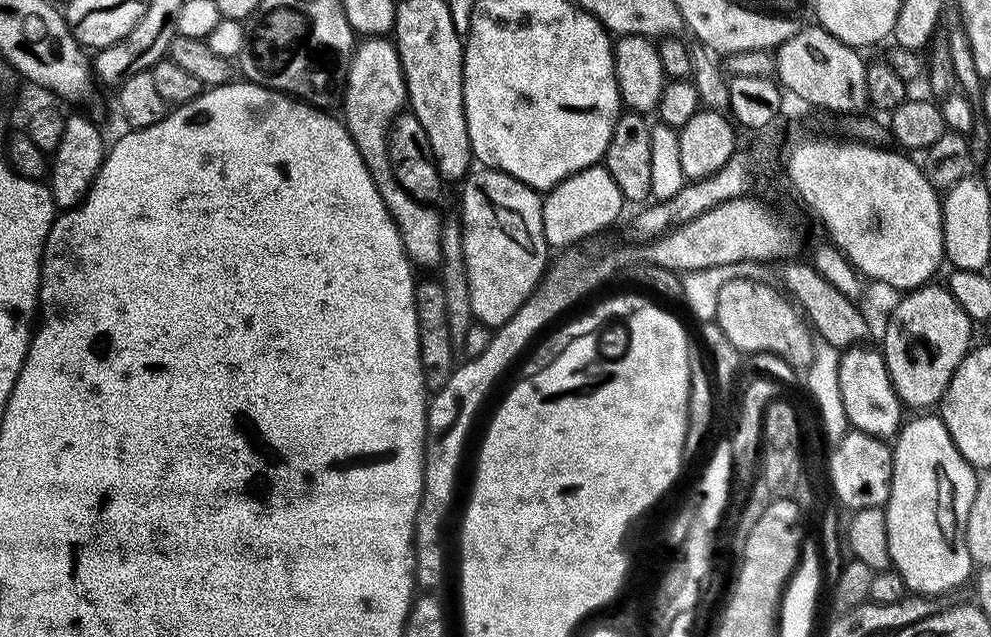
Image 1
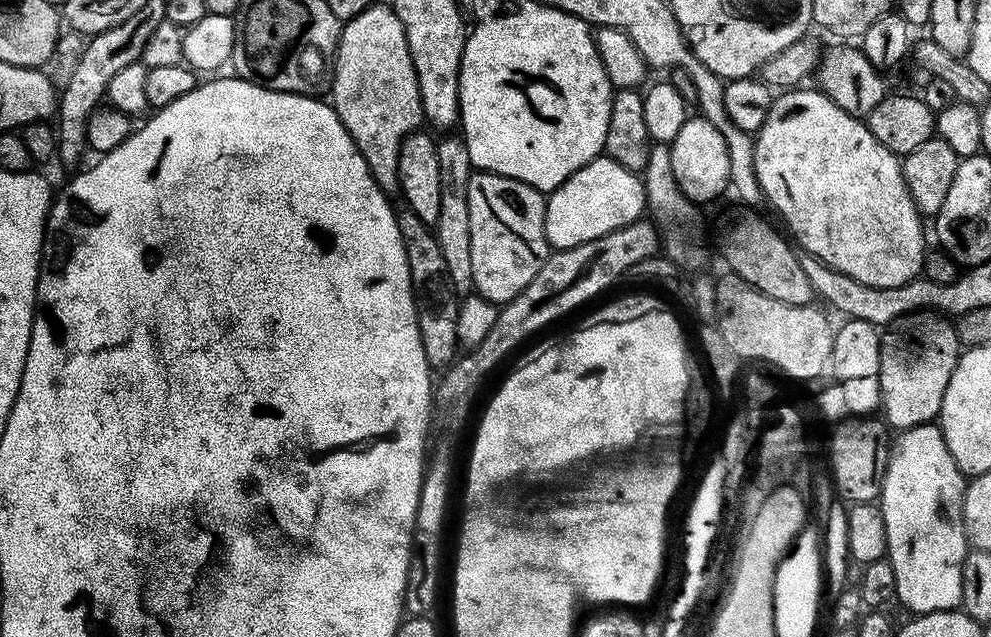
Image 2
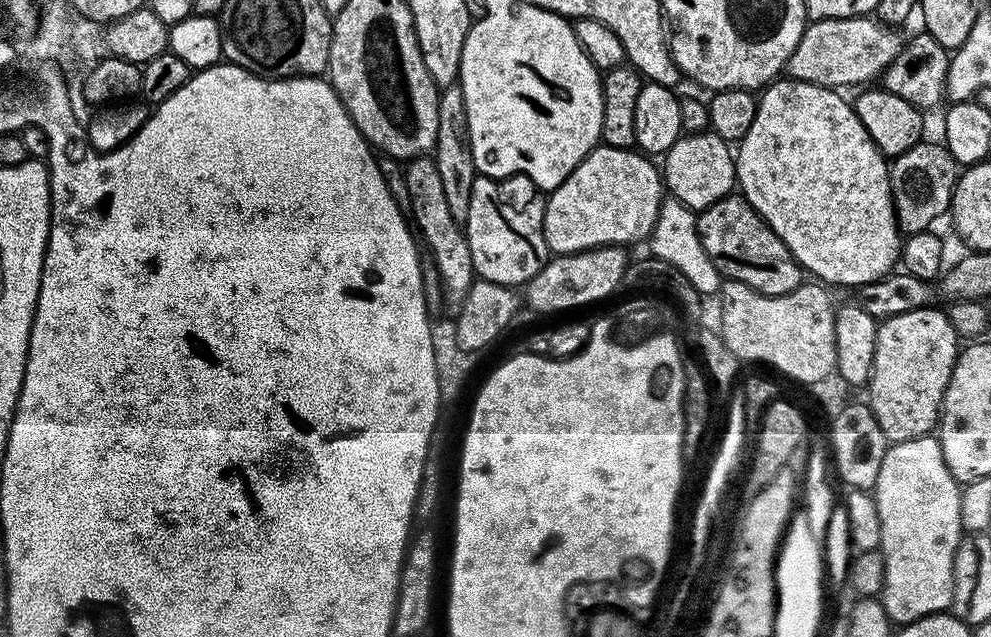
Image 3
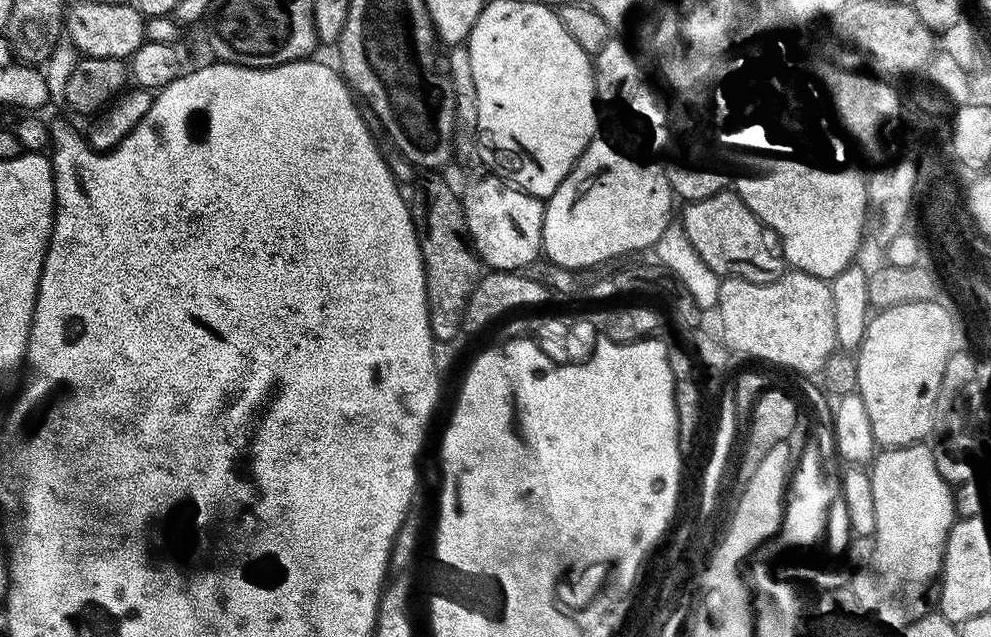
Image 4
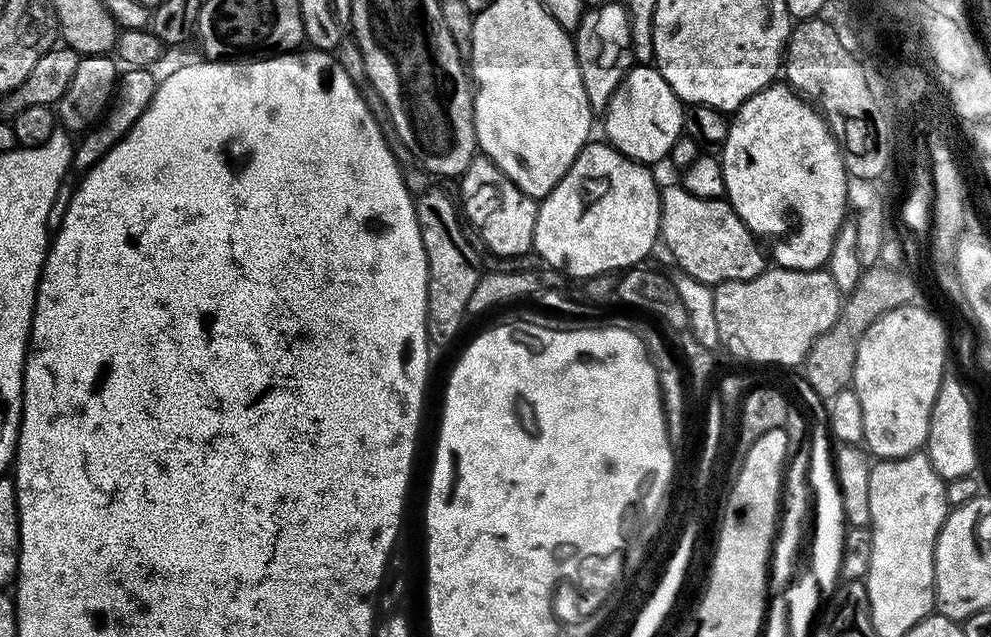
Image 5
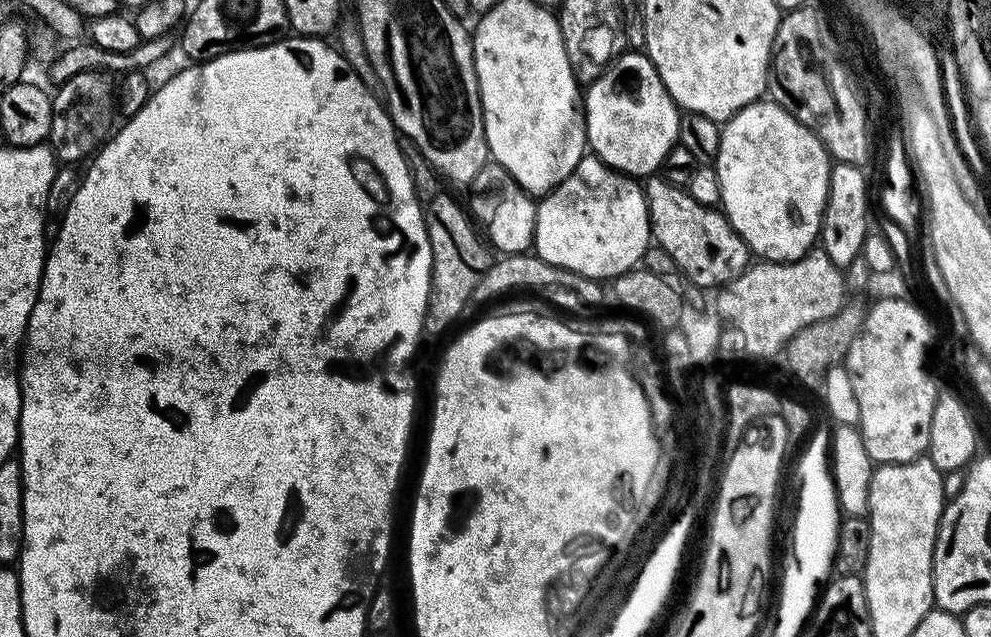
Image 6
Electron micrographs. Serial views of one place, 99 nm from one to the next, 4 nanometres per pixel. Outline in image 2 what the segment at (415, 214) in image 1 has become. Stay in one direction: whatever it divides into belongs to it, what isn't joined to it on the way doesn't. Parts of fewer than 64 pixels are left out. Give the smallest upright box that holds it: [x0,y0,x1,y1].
[330,3,425,194]

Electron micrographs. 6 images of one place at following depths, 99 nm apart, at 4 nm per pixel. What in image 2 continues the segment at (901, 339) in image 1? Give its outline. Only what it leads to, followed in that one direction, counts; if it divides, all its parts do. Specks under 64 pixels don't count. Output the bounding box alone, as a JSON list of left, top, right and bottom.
[880,320,958,430]

